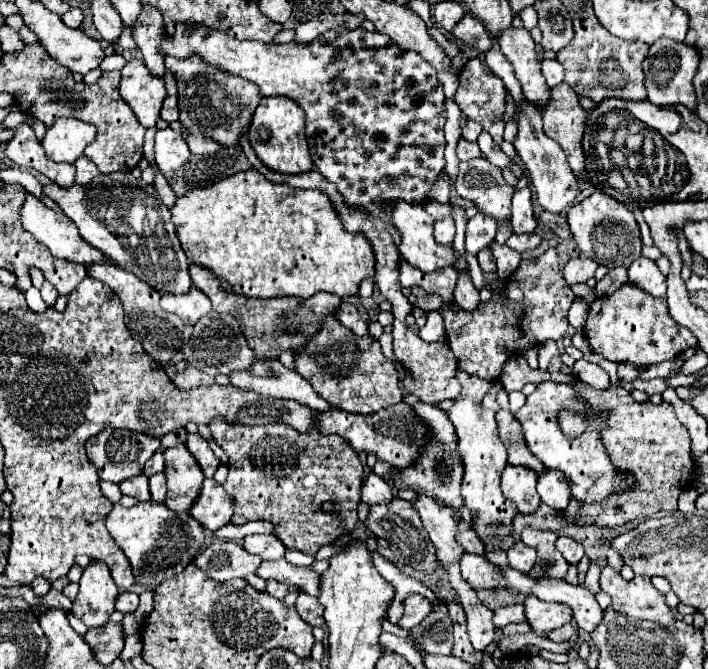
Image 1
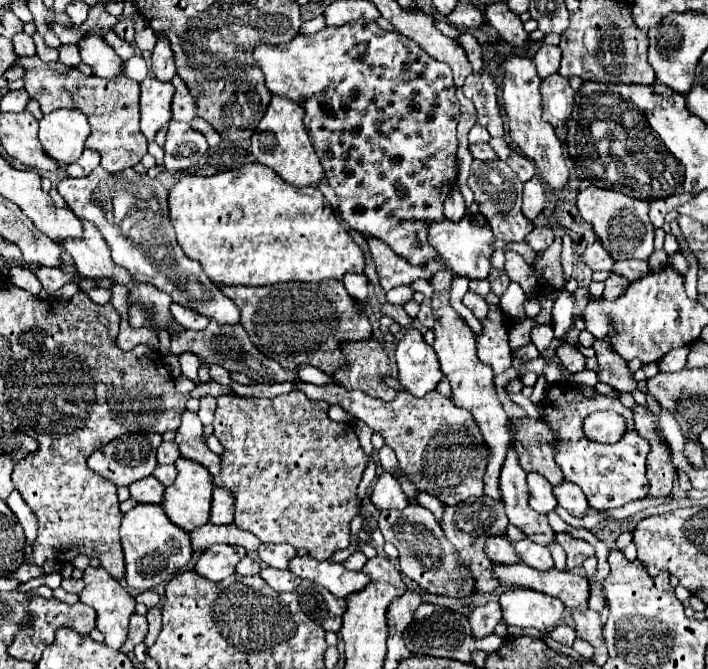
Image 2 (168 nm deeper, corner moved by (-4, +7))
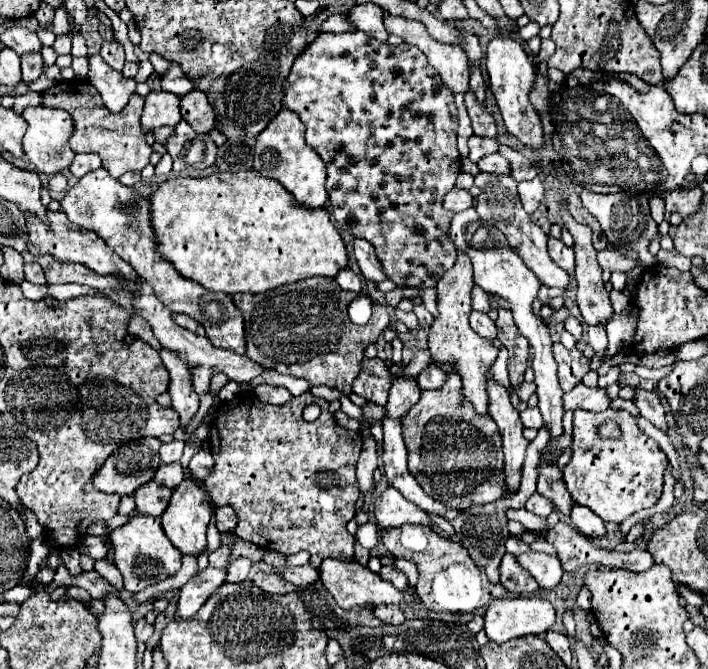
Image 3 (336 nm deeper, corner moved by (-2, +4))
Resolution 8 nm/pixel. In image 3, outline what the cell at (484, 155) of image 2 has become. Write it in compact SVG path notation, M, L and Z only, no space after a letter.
M489 154L483 156L477 162L481 172L491 172L491 174L509 174L509 162L501 154Z

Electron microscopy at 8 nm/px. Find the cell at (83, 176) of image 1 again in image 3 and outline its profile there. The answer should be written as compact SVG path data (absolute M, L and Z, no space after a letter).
M77 154L69 170L75 178L83 178L85 174L97 170L99 166L101 166L101 158L97 154Z

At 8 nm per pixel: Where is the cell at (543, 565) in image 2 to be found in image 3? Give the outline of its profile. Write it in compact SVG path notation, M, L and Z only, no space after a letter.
M525 552L521 556L517 556L517 562L537 580L539 586L543 588L555 588L561 580L561 562L557 560L557 556L549 556L549 554L541 554L541 552Z

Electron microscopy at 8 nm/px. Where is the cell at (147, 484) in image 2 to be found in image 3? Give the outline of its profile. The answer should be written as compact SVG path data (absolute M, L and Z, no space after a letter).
M147 482L141 488L137 488L137 492L133 494L135 504L137 504L137 512L139 514L151 514L151 516L161 516L169 504L171 498L171 490L165 486L159 486L157 482Z

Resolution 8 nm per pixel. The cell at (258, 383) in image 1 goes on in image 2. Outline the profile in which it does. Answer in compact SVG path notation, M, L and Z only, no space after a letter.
M303 381L295 383L309 399L323 399L329 405L341 405L347 413L351 413L355 419L363 421L367 427L371 427L373 431L379 431L385 439L385 443L395 451L399 465L403 469L403 473L417 485L417 489L437 497L441 503L445 505L457 505L459 501L465 501L469 497L481 497L481 479L489 461L489 453L487 453L487 445L483 445L483 437L479 435L479 427L475 425L475 419L471 417L471 413L467 413L467 409L459 409L457 405L453 405L451 397L443 397L439 391L431 391L425 397L413 397L411 393L397 393L397 397L393 401L379 401L377 397L369 397L363 391L349 391L341 385L325 385L325 387L317 387L317 385L309 385Z

